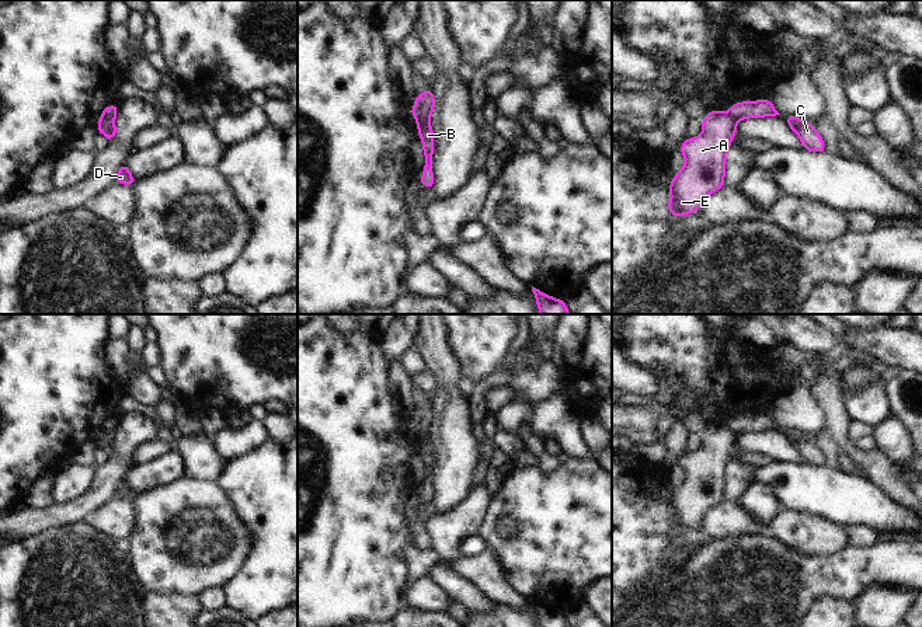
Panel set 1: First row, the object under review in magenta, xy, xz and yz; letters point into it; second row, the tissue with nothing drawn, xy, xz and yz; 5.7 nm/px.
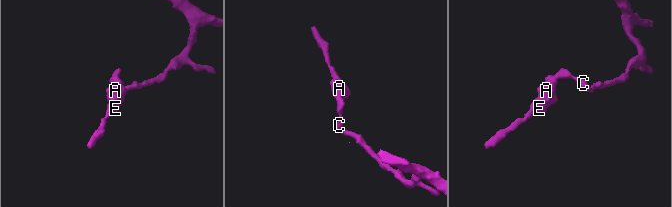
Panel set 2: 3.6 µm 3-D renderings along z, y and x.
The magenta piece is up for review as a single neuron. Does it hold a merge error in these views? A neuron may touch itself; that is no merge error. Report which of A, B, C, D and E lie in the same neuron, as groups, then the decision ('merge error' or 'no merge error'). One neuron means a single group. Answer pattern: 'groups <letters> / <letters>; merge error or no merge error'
groups A D E / B C; merge error

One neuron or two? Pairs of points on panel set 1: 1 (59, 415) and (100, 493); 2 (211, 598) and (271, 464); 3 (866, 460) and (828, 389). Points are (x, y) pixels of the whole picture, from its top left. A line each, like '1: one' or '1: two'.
1: two
2: two
3: one

